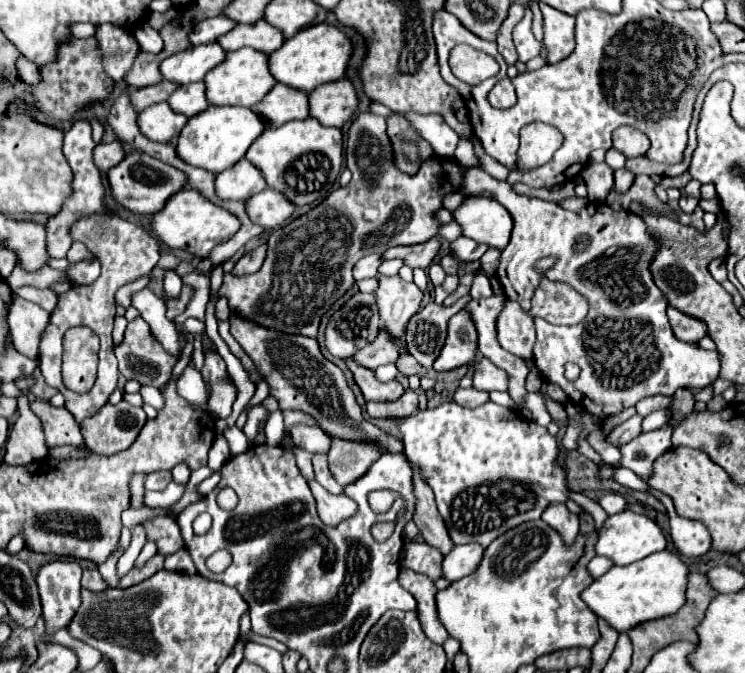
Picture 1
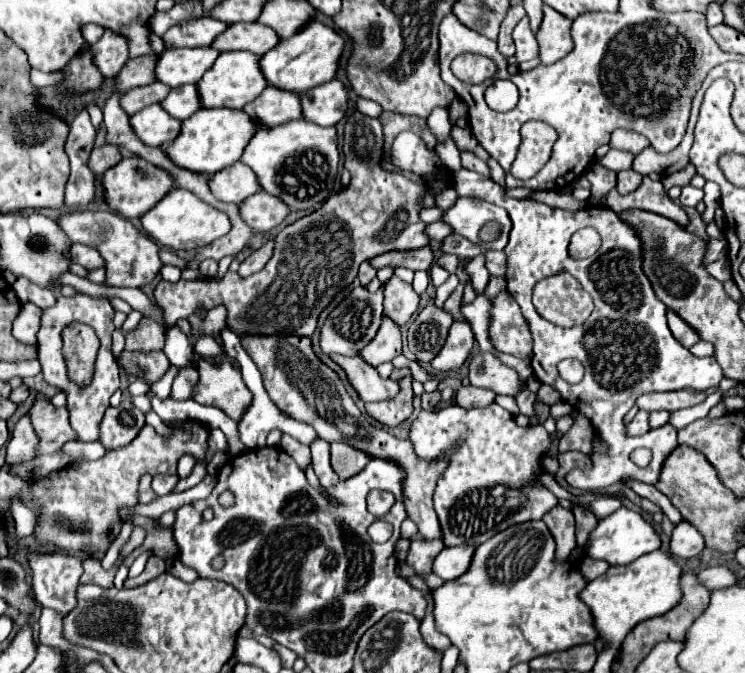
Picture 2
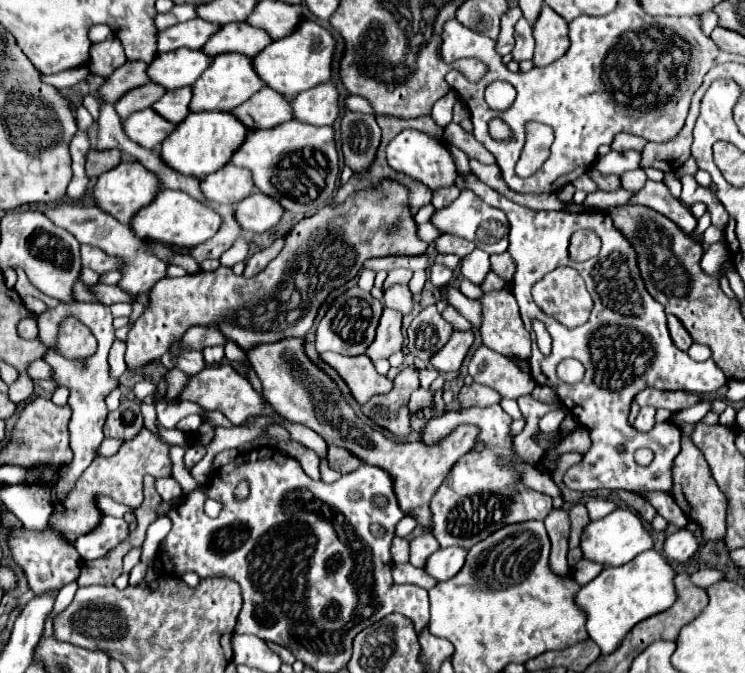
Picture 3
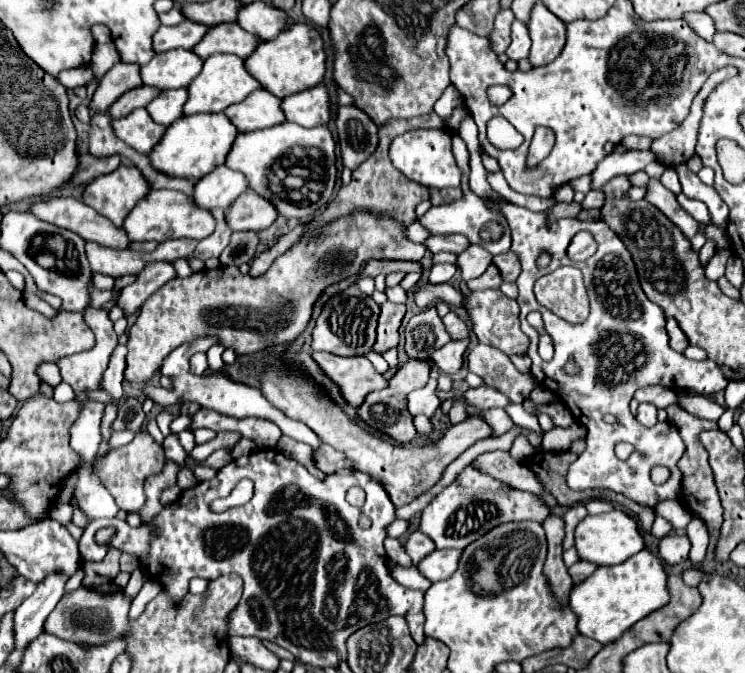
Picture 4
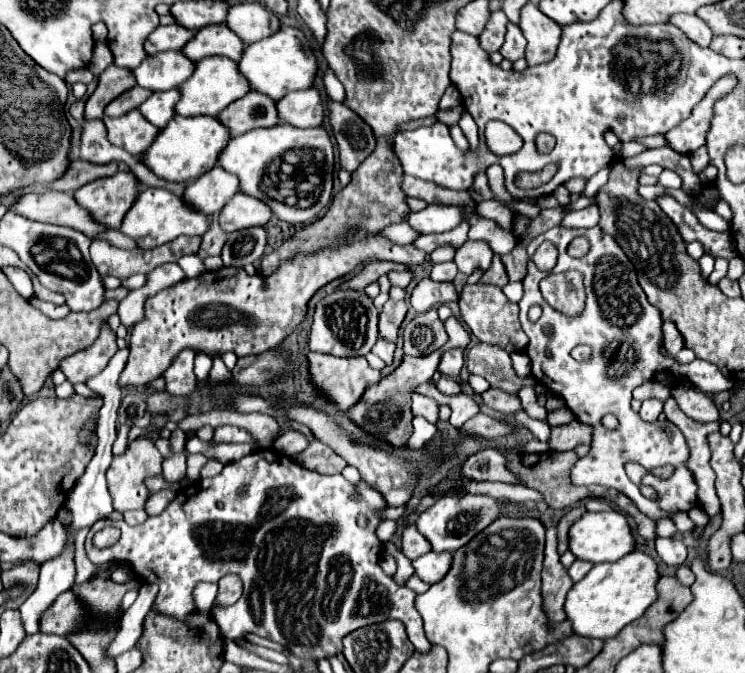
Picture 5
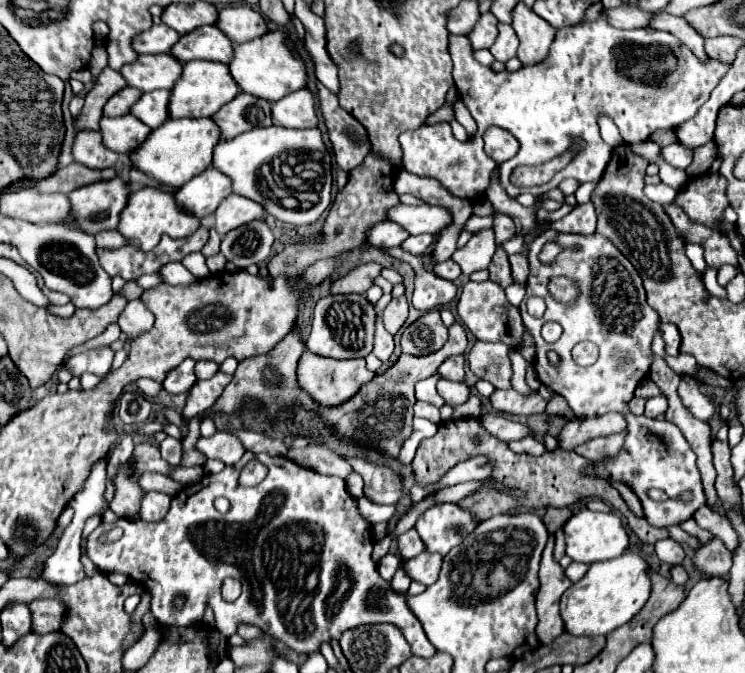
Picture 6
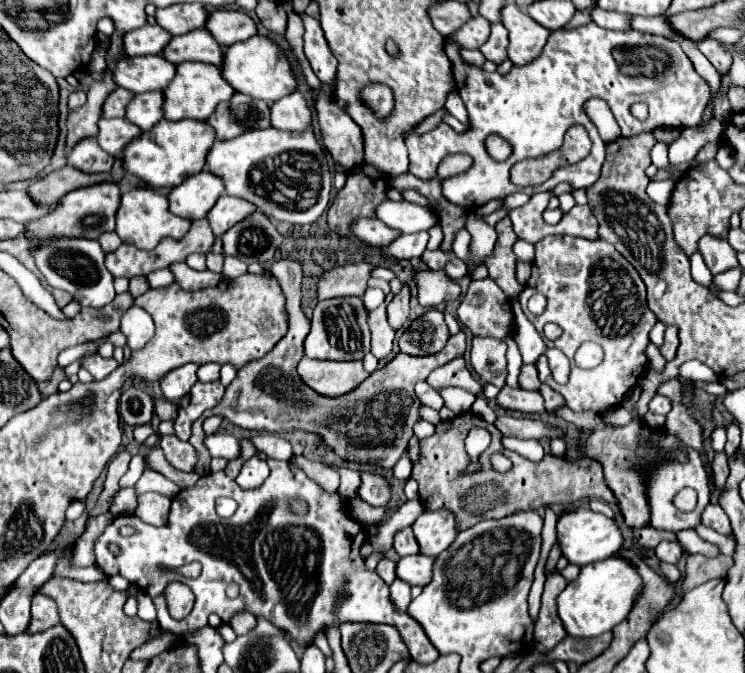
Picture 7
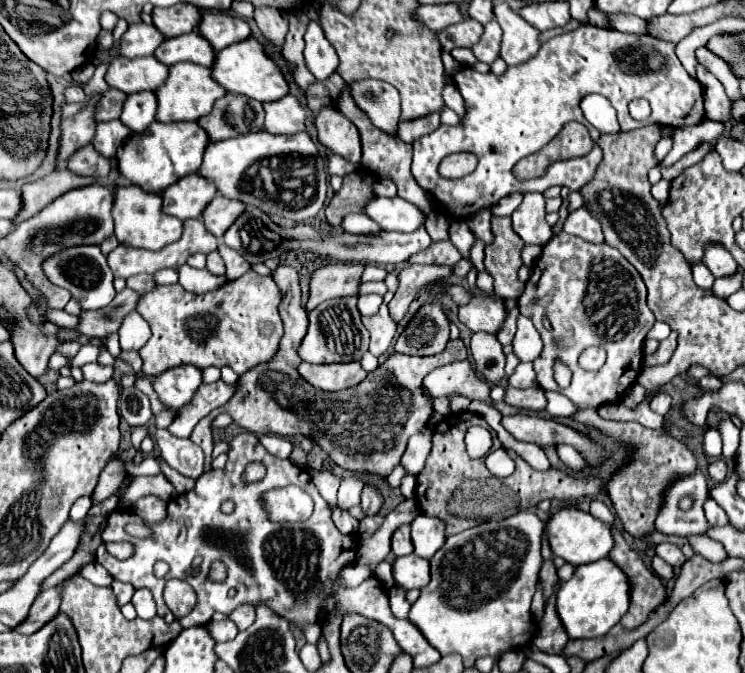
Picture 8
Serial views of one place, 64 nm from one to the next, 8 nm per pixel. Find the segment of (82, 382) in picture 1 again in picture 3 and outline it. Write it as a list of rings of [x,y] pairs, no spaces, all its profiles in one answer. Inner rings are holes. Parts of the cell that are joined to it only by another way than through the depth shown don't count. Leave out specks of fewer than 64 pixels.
[[[74,316],[60,322],[54,350],[64,358],[84,358],[96,352],[96,338]]]

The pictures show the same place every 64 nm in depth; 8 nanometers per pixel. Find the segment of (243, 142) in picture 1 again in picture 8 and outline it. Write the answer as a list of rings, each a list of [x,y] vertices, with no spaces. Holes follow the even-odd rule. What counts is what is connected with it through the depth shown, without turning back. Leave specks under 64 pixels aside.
[[[152,122],[150,130],[134,134],[118,148],[116,152],[118,172],[132,184],[140,186],[144,192],[162,194],[164,188],[200,168],[200,160],[206,146],[208,136],[204,136],[204,130],[196,122],[178,122],[178,124]],[[136,144],[142,146],[142,152],[136,152]]]

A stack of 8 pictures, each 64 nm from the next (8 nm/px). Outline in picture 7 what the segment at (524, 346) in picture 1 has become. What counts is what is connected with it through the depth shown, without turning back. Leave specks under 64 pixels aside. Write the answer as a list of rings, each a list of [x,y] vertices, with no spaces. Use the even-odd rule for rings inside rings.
[[[490,278],[470,282],[470,288],[458,306],[458,320],[476,336],[504,340],[508,334],[514,334],[510,300]]]

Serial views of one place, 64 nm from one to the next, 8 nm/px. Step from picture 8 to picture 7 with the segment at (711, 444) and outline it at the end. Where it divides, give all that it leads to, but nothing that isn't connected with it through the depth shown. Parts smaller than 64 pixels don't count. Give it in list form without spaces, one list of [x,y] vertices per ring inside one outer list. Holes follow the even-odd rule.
[[[724,426],[716,428],[716,430],[710,434],[710,444],[712,444],[712,450],[714,450],[714,452],[722,452],[722,450],[724,450],[724,444],[726,444],[726,428],[724,428]]]

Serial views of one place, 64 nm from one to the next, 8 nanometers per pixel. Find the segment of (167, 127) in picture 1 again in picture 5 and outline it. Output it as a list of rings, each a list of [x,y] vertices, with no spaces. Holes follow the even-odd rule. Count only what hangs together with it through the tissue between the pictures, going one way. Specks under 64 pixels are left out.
[[[132,110],[120,118],[104,116],[102,122],[106,126],[110,144],[124,148],[132,156],[142,154],[152,144],[158,132],[158,128],[148,124],[148,120],[144,120],[144,116],[140,116],[138,110]]]

